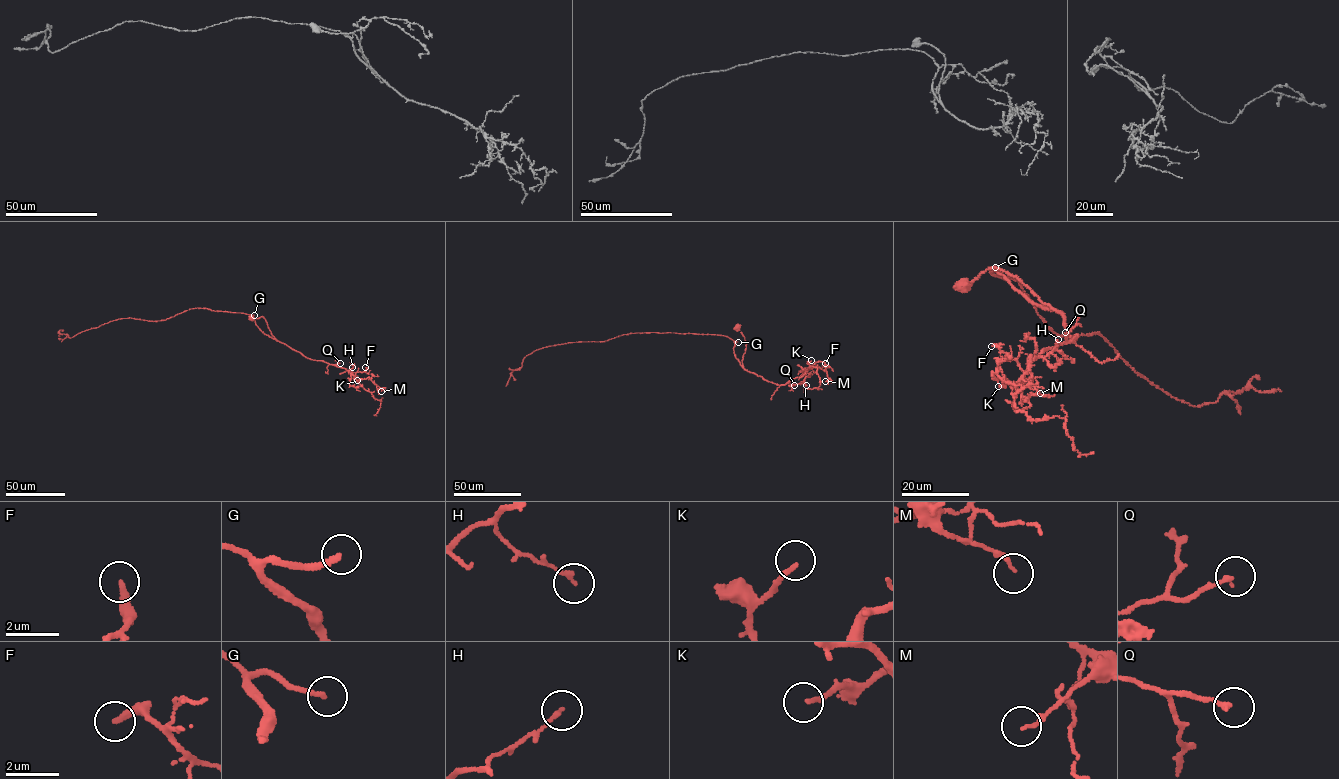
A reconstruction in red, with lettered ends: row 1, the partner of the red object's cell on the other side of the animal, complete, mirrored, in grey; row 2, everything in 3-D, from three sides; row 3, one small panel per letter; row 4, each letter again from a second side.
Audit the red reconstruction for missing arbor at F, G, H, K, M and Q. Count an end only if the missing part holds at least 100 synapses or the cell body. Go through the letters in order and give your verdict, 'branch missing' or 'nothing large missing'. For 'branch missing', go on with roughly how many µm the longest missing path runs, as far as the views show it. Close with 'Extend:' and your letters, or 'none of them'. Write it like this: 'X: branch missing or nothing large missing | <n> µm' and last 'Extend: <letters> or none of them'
F: nothing large missing
G: branch missing | 80 µm
H: nothing large missing
K: nothing large missing
M: nothing large missing
Q: nothing large missing
Extend: G

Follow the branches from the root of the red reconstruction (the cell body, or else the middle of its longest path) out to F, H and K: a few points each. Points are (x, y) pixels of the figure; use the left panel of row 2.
F: (251, 317), (263, 317), (275, 338), (308, 358), (345, 368), (355, 377), (356, 372), (365, 371), (365, 367)
H: (251, 317), (263, 317), (275, 338), (308, 358), (345, 368), (350, 373), (353, 373), (349, 370), (352, 367)
K: (251, 317), (263, 317), (278, 340), (308, 358), (345, 368), (357, 380)

